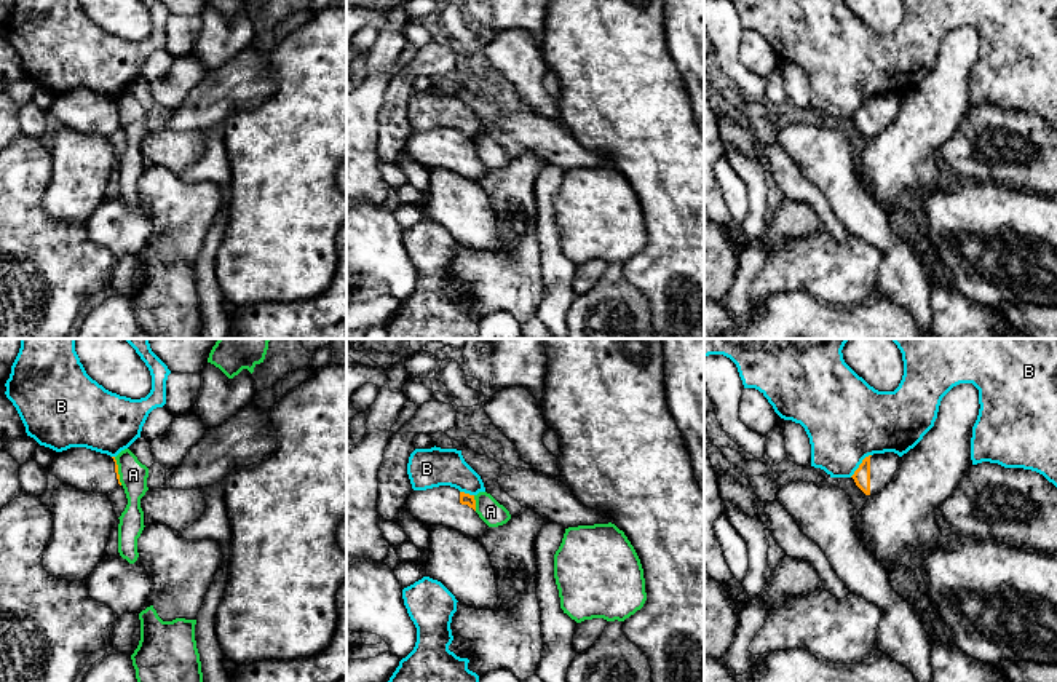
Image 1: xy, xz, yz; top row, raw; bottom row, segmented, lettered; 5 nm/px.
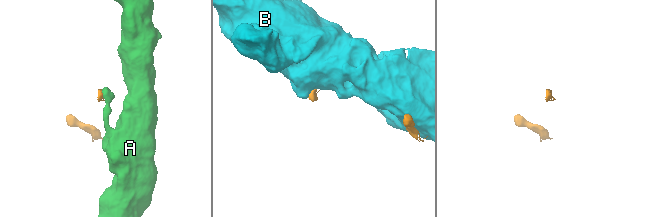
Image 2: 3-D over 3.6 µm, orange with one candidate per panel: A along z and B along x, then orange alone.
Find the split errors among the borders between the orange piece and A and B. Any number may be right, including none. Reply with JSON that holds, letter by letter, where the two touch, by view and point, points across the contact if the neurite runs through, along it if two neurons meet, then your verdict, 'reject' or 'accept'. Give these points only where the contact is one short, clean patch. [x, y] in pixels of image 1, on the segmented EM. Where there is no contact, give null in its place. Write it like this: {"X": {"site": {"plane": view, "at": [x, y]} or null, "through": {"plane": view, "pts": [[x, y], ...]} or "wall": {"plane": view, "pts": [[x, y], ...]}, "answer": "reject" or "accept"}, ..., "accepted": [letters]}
{"A": {"site": {"plane": "xz", "at": [475, 503]}, "answer": "reject"}, "B": {"site": {"plane": "yz", "at": [859, 465]}, "answer": "reject"}, "accepted": []}

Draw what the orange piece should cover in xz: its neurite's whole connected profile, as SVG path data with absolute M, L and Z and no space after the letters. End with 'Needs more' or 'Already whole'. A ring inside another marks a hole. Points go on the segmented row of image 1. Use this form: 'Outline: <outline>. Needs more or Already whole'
Outline: M450 486L415 490L407 498L410 514L426 525L444 525L479 538L490 527L476 513L474 495Z. Needs more

